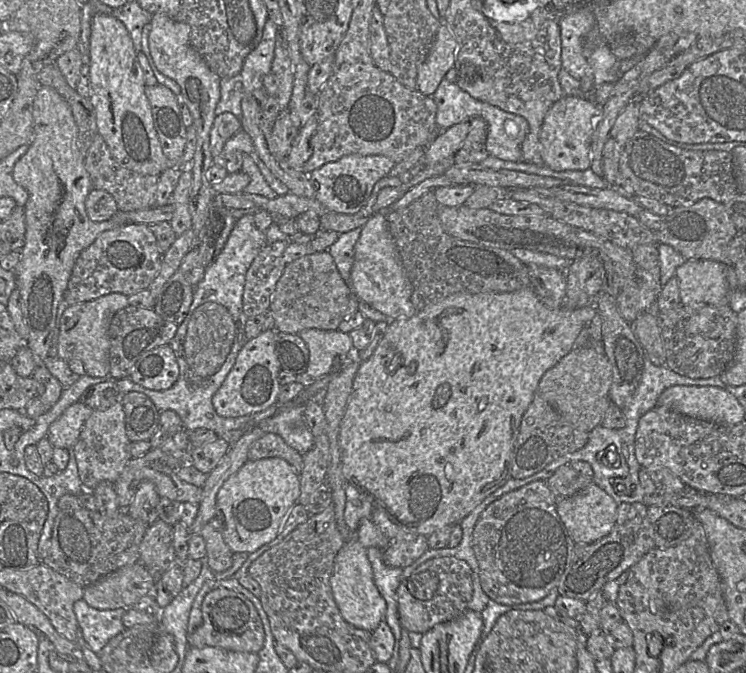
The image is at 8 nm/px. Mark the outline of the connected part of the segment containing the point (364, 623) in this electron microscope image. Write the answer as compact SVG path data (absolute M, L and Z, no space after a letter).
M356 538L347 540L336 555L331 575L331 588L341 615L356 628L372 633L385 620L387 603L374 583L367 548Z

